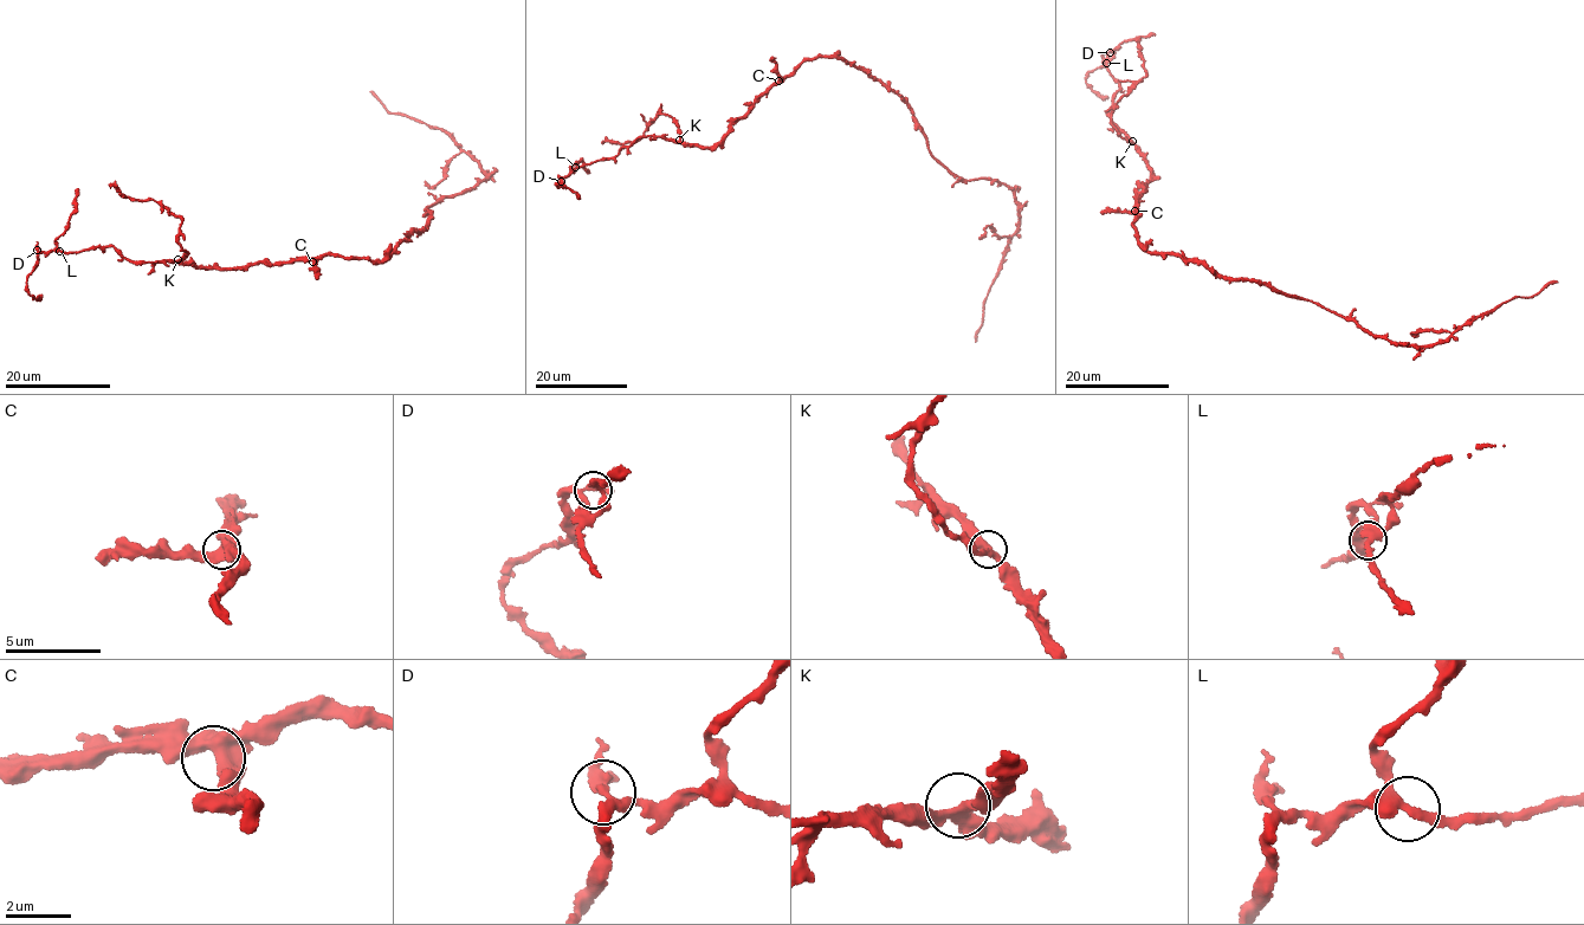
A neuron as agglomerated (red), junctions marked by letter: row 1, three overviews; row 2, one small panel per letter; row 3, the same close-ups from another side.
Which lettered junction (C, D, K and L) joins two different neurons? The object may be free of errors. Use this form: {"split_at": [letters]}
{"split_at": []}

